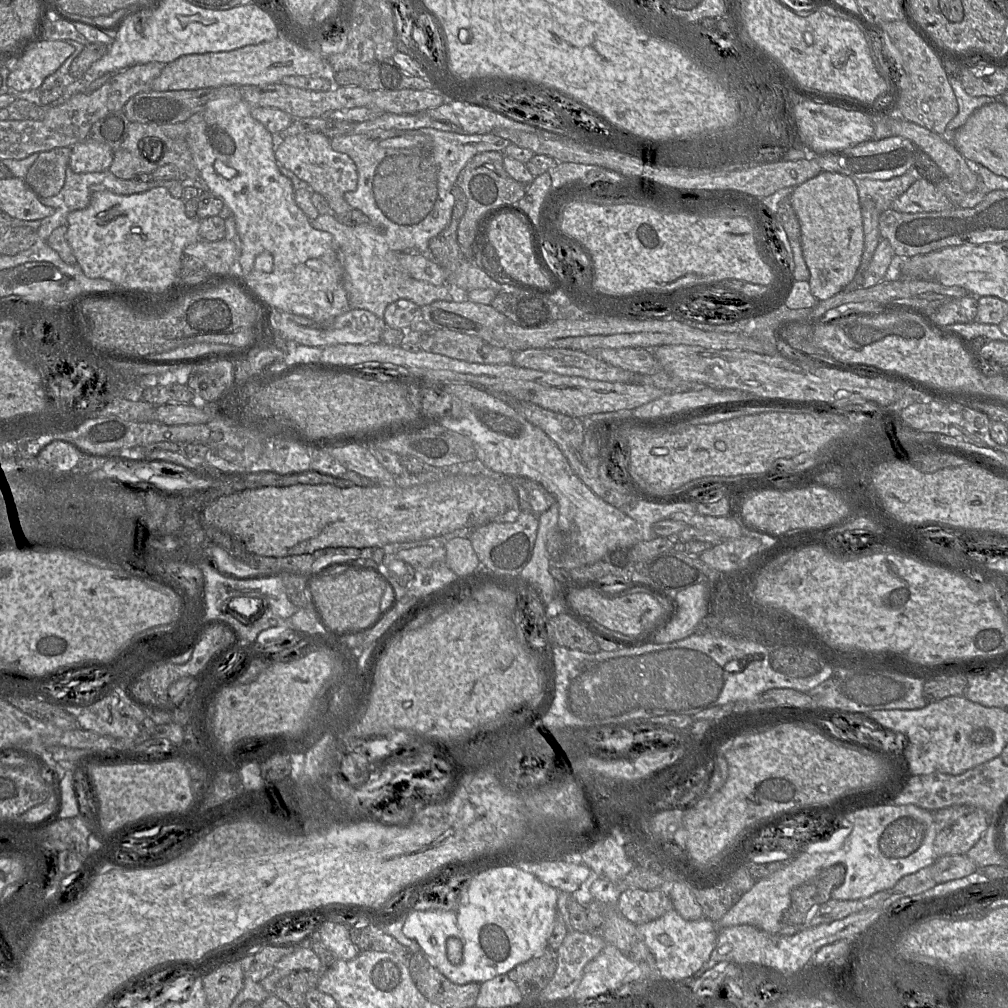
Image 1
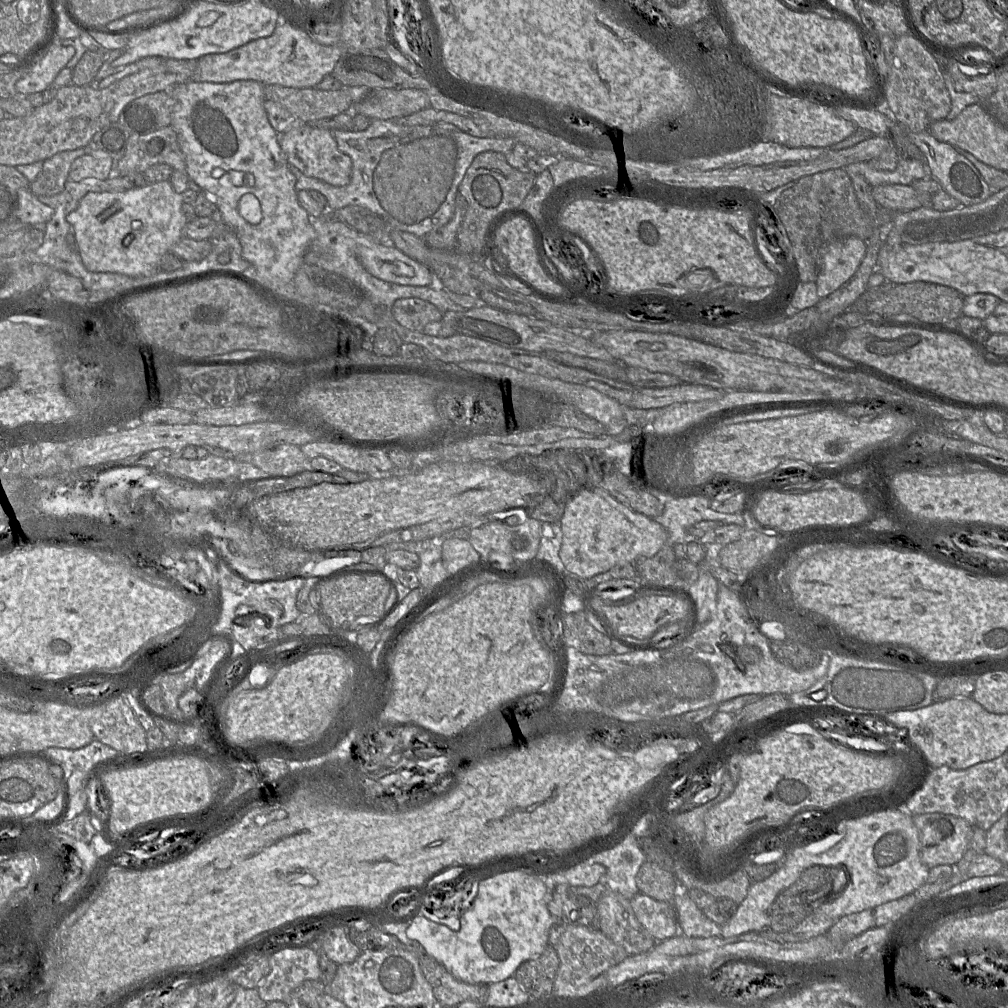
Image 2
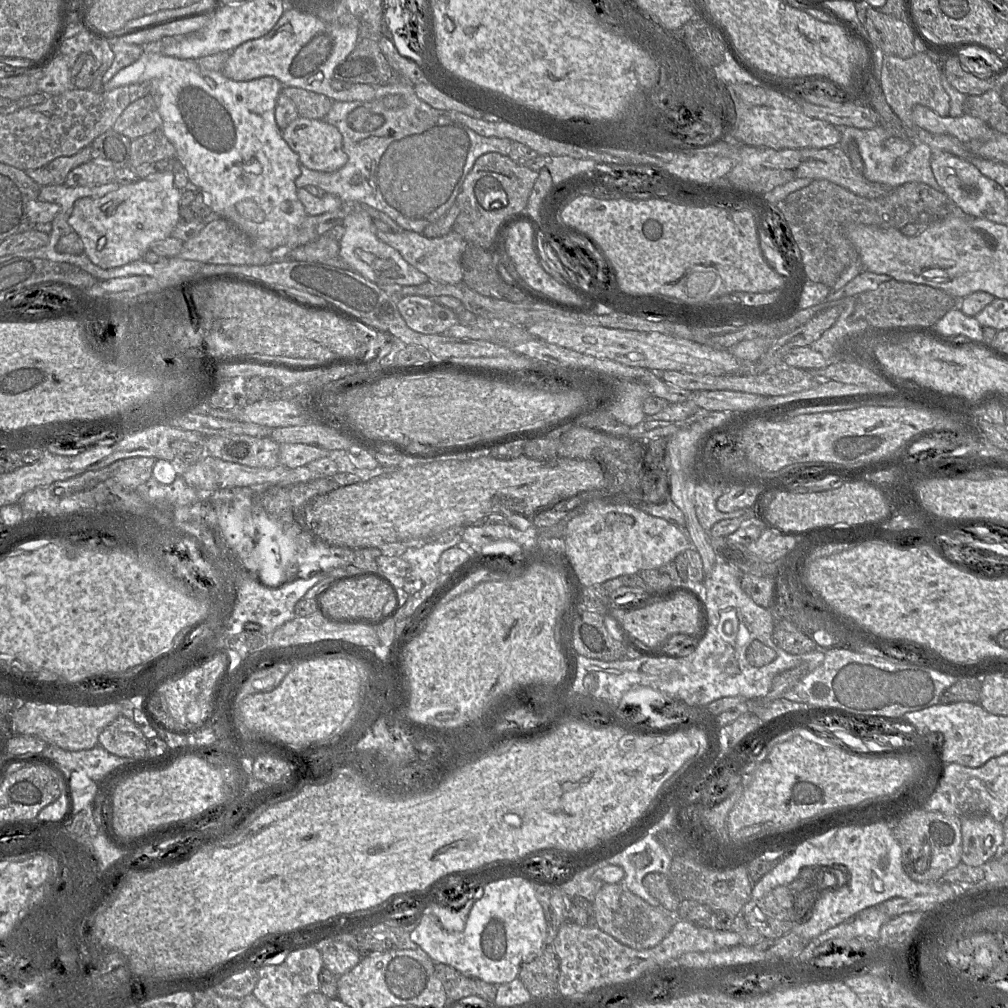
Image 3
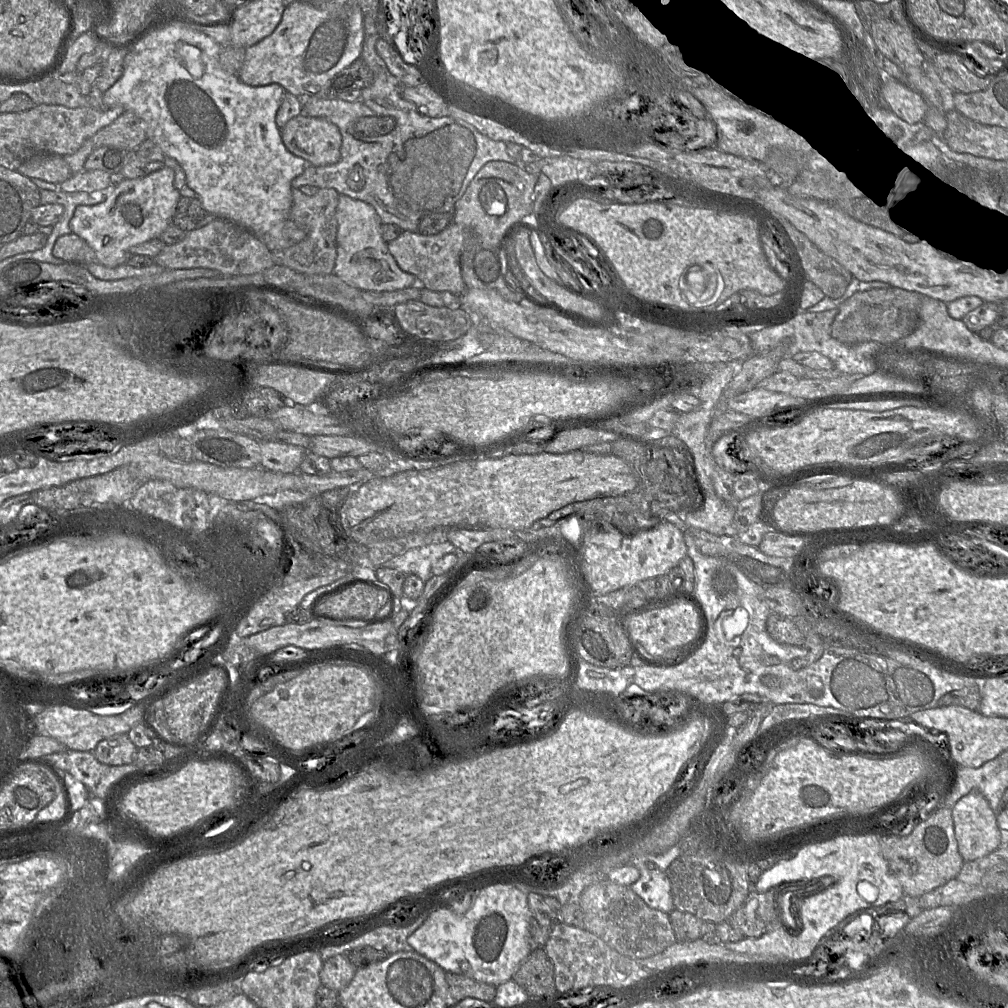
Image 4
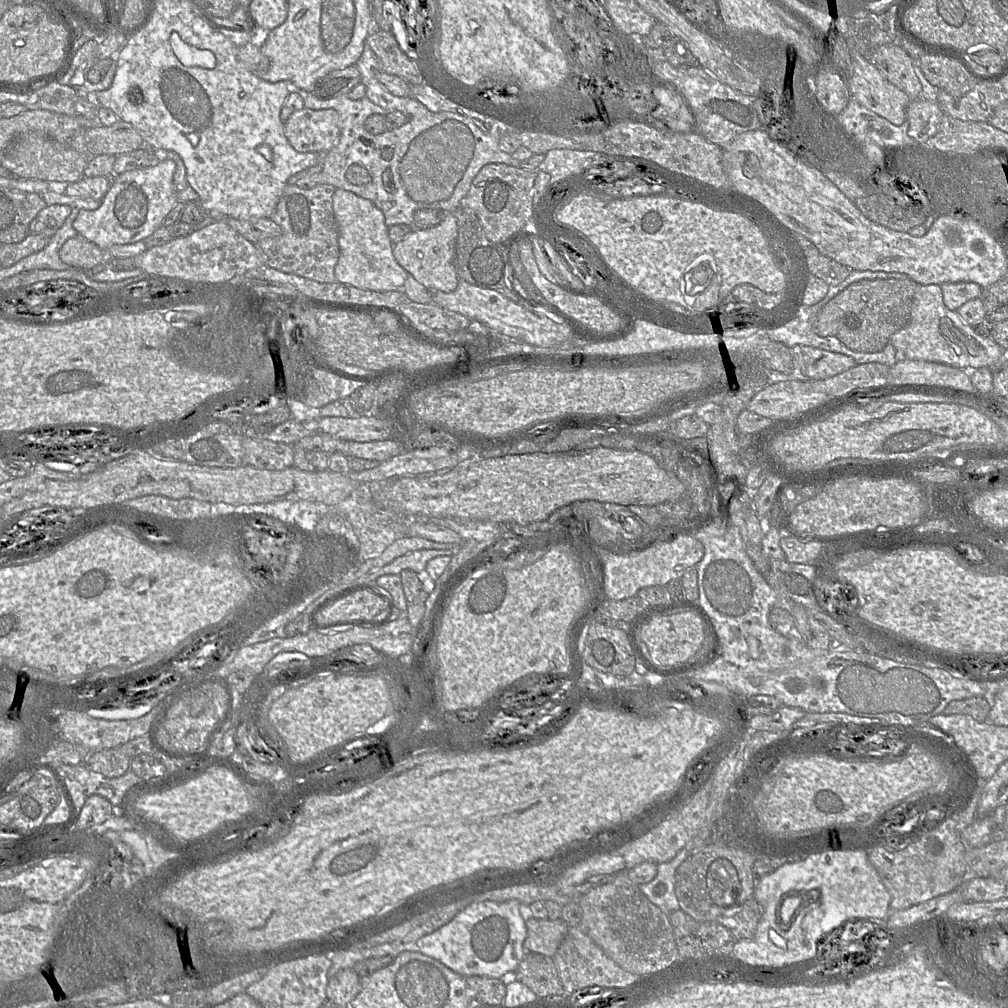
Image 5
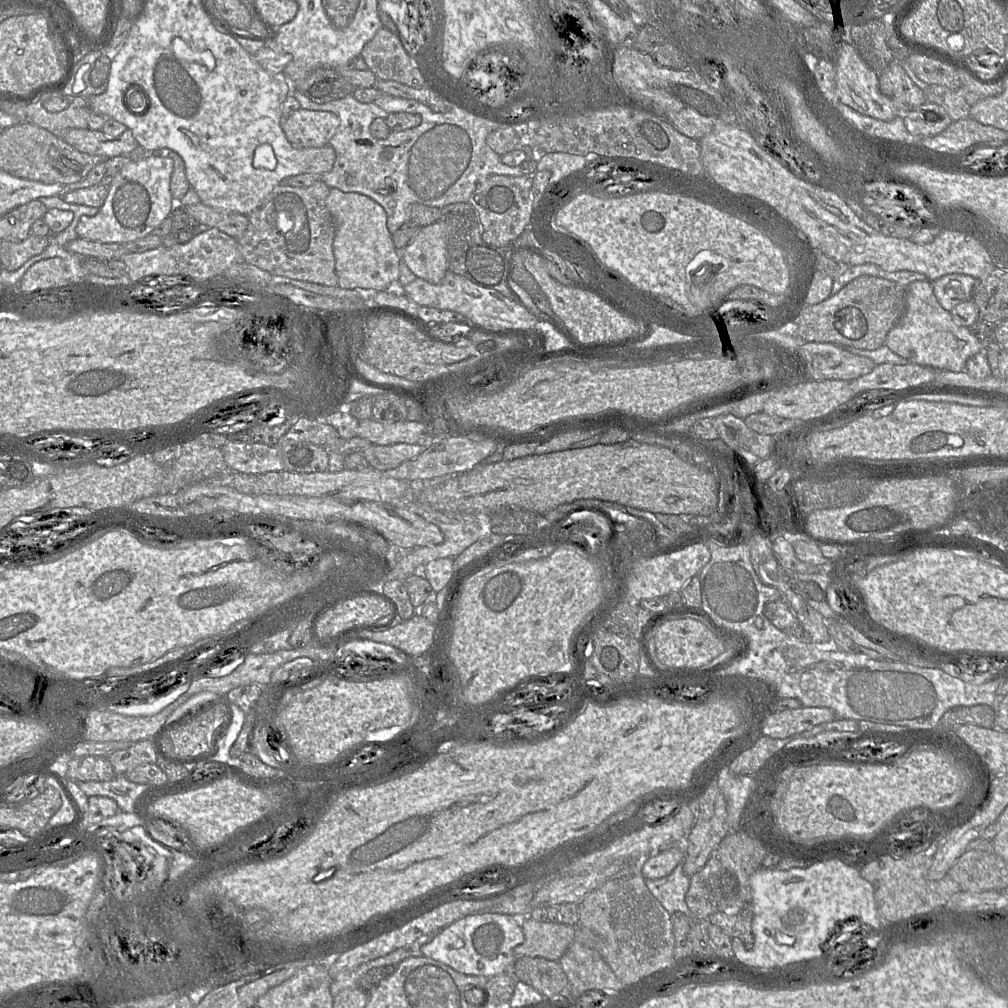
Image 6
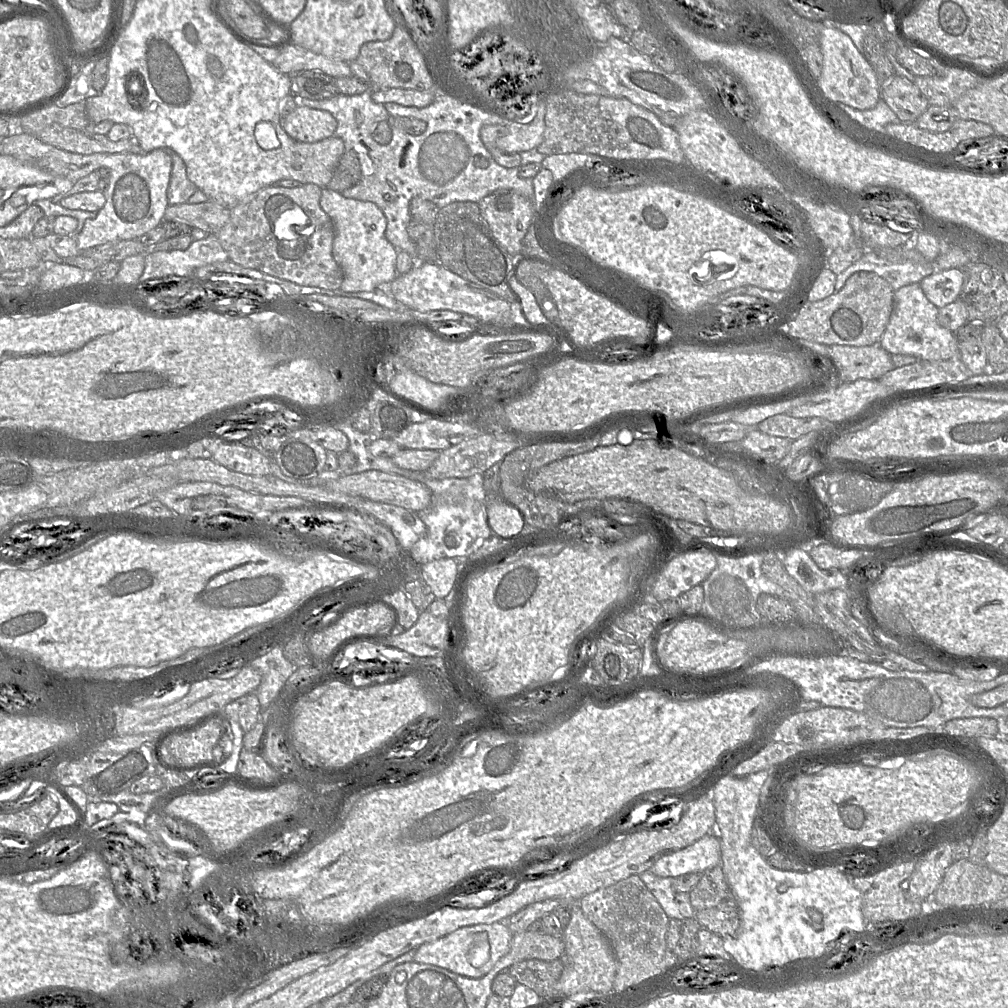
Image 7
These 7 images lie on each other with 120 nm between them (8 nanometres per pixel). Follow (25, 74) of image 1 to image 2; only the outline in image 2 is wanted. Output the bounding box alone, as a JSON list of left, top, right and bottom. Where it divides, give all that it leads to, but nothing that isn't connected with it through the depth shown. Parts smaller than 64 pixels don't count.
[16,44,74,96]

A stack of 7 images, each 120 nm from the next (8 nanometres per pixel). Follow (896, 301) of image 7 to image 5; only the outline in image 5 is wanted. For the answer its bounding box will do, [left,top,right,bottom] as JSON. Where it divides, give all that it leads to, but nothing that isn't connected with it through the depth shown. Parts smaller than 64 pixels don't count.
[890,284,1006,372]

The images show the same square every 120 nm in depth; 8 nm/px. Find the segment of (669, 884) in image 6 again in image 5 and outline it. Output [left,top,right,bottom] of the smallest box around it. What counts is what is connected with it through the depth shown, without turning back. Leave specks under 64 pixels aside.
[639,848,691,914]

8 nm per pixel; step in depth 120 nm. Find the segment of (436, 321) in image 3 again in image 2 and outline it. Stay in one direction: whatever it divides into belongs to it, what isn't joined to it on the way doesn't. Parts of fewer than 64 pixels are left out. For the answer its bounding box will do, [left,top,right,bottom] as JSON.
[391,298,443,332]

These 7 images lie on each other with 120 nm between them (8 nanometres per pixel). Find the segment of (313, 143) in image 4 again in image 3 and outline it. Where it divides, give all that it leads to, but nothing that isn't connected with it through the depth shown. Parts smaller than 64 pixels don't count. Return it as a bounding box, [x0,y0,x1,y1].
[282,116,348,172]

